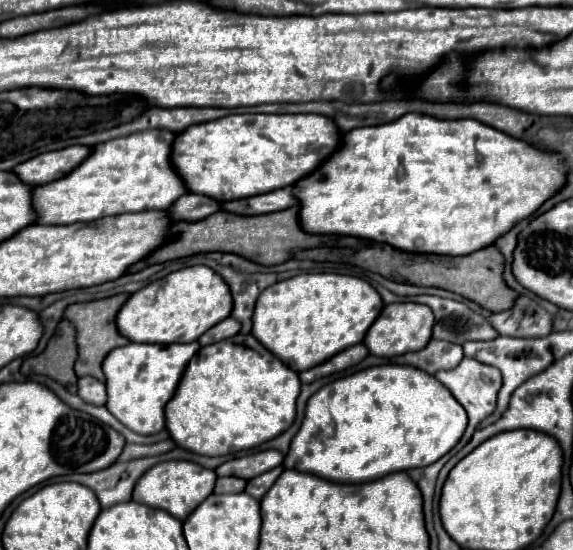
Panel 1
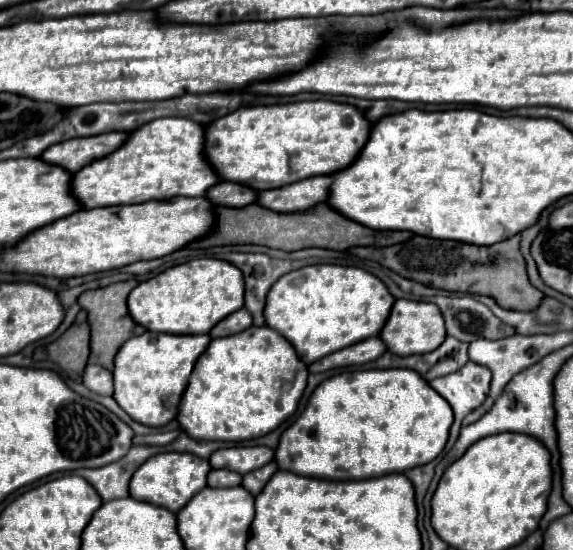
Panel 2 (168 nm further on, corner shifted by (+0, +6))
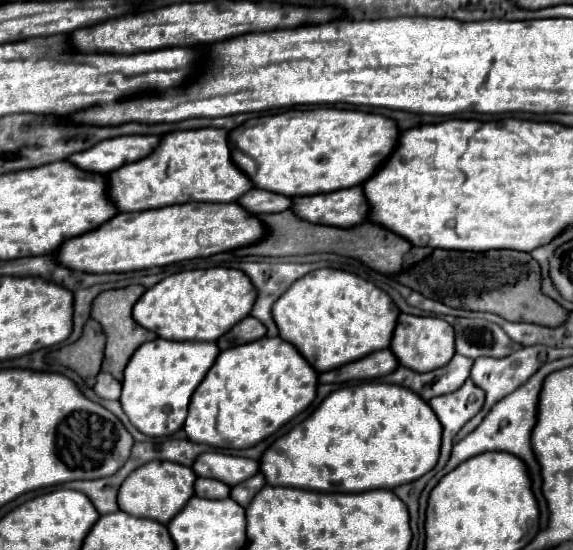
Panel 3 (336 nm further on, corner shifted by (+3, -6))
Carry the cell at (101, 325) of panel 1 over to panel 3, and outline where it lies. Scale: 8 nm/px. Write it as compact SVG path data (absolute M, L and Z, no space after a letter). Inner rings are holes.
M133 284L133 286L127 286L127 288L105 290L105 292L101 292L101 294L93 300L91 318L95 318L95 320L103 326L103 332L105 332L105 336L107 336L105 360L103 360L101 370L113 374L117 380L123 378L123 370L125 370L129 358L133 356L133 352L135 352L145 340L149 340L149 332L147 332L147 328L141 328L141 326L133 320L133 314L131 314L133 304L139 300L139 296L141 296L143 292L145 292L143 286ZM131 328L133 328L133 332L131 332Z

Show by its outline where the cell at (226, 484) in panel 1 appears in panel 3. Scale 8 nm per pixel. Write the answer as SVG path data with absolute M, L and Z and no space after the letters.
M197 478L195 482L195 494L201 498L227 498L229 490L227 484L213 478Z

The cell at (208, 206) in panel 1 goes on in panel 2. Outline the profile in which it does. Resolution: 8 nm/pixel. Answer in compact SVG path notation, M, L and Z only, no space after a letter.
M220 182L206 192L206 200L212 206L240 208L240 206L256 202L256 190L246 188L242 184L234 184L234 182Z

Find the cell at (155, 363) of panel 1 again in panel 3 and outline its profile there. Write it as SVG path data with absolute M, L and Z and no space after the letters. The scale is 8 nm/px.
M157 338L137 348L125 368L121 404L129 420L147 436L171 436L183 428L191 394L219 354L215 342L171 342Z

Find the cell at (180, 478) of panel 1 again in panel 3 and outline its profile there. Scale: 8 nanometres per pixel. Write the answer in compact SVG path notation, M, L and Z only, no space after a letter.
M161 460L143 464L143 468L131 472L131 476L123 482L123 488L119 488L119 508L131 516L151 518L161 524L167 524L193 496L195 480L195 472L183 464Z

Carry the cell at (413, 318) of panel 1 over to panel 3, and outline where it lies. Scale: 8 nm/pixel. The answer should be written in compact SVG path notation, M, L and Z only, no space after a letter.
M401 314L391 340L391 352L397 356L399 364L415 372L431 372L435 368L443 368L443 364L447 364L455 354L455 332L451 324L441 318Z

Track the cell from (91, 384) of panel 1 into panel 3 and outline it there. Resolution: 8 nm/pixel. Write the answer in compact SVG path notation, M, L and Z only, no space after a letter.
M101 372L97 376L97 384L93 386L95 394L101 396L101 398L107 398L107 400L119 400L121 396L121 382L115 380L111 374L107 372Z

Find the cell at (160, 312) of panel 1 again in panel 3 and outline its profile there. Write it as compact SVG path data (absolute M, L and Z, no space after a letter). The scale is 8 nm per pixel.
M209 268L185 270L167 276L149 288L135 304L133 318L167 340L207 340L213 342L251 314L257 288L243 270Z

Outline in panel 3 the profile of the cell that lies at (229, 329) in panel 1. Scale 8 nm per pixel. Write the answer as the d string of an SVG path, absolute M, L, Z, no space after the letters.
M247 316L245 320L241 320L239 324L235 324L227 334L223 334L219 340L217 340L217 346L221 350L227 350L231 346L239 346L239 344L247 344L251 340L257 340L257 338L263 338L265 336L265 326L253 318L253 316Z

